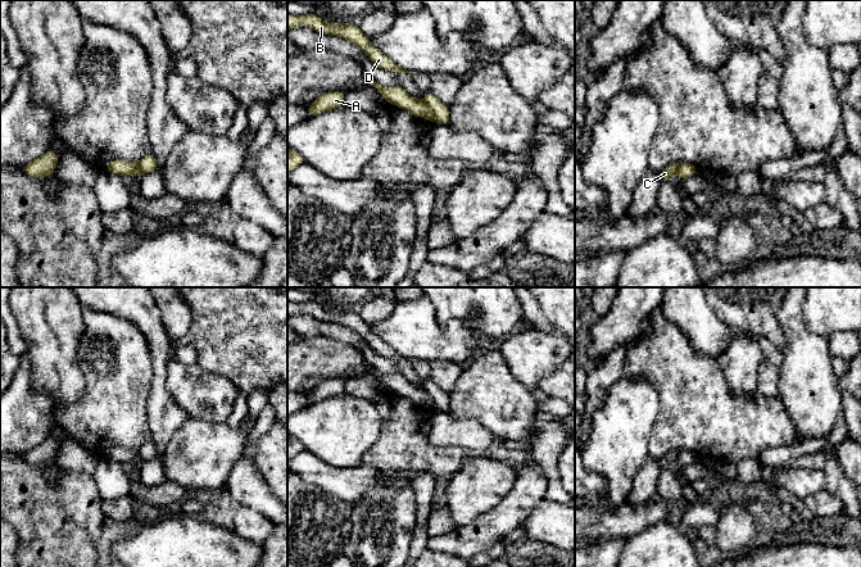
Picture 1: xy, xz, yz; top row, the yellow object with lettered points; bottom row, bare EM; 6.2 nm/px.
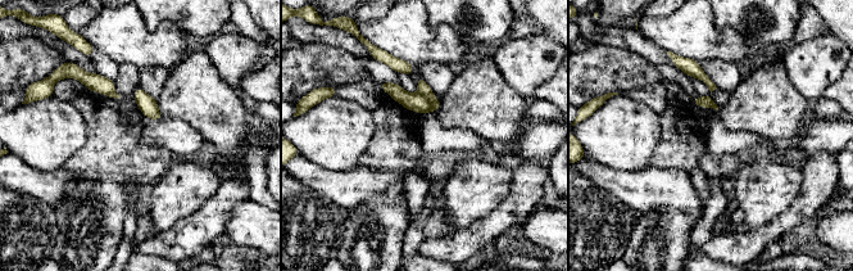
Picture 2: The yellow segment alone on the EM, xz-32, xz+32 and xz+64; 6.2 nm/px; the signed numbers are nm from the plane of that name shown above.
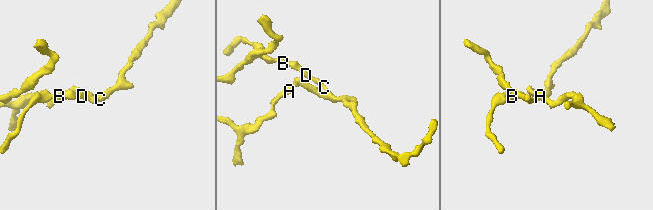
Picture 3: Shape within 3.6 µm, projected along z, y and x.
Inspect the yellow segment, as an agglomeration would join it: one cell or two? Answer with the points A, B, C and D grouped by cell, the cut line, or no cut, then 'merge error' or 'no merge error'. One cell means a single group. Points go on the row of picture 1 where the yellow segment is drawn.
A / B C D; cut in xz along (424, 100), (435, 121); merge error

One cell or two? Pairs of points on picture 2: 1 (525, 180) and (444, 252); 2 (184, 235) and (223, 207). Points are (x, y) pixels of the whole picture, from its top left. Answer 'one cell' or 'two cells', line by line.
1: one cell
2: one cell

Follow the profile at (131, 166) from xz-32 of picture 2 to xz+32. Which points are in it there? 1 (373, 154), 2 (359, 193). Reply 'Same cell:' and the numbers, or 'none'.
Same cell: 1

